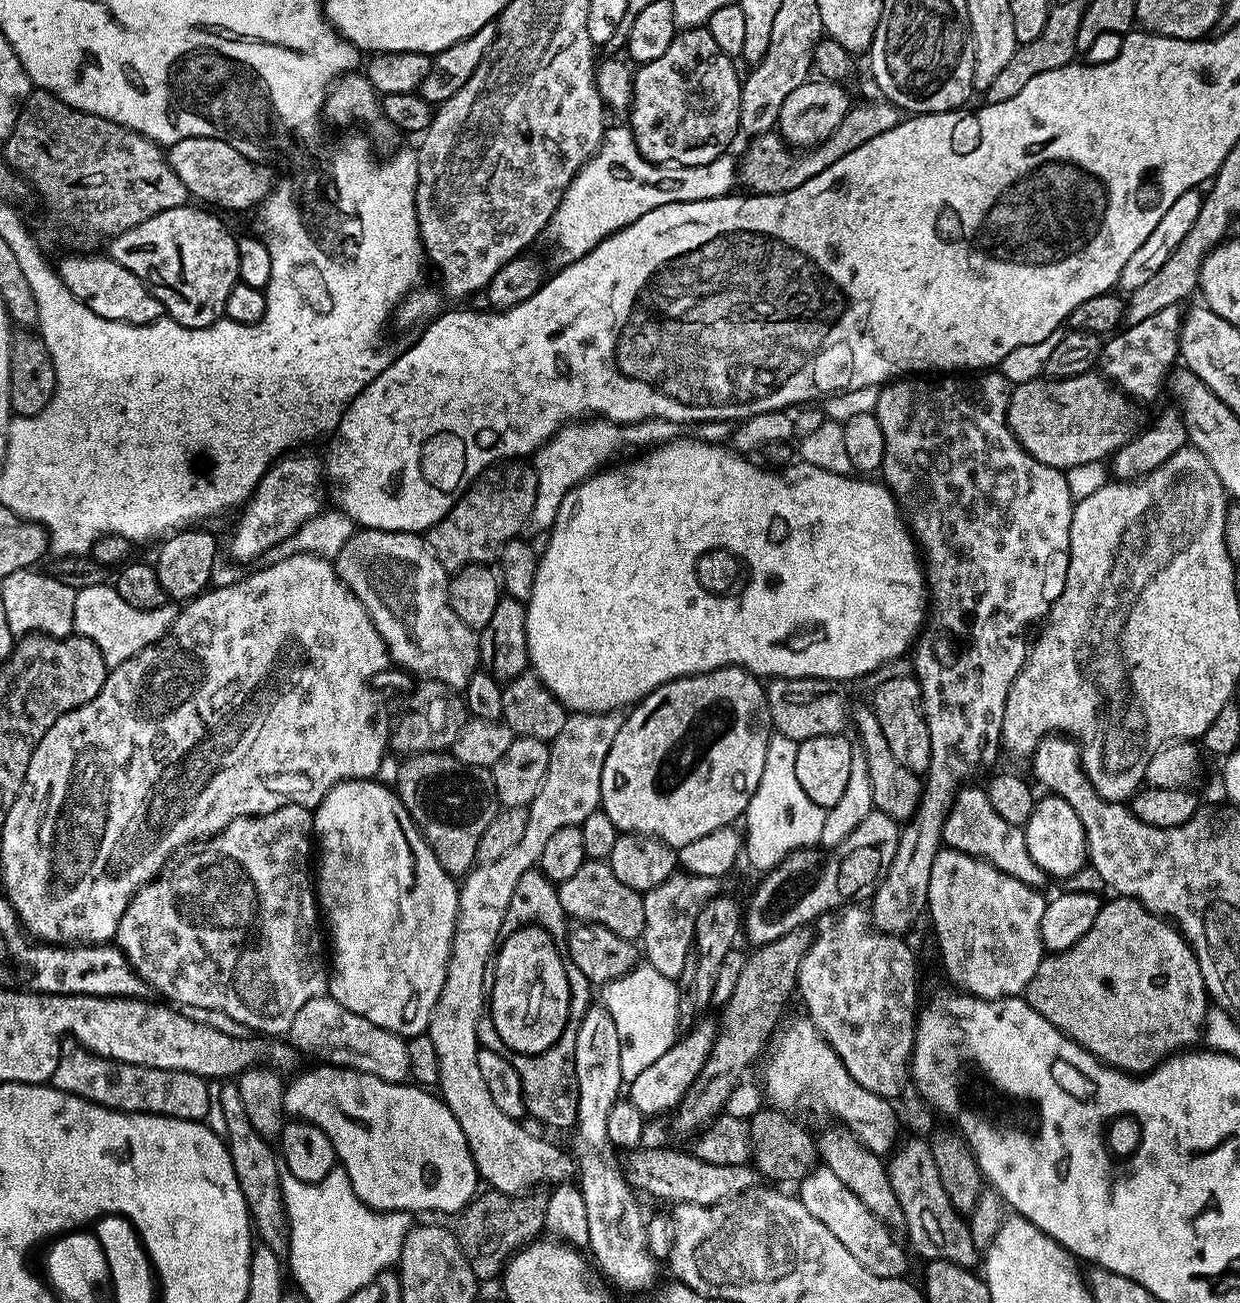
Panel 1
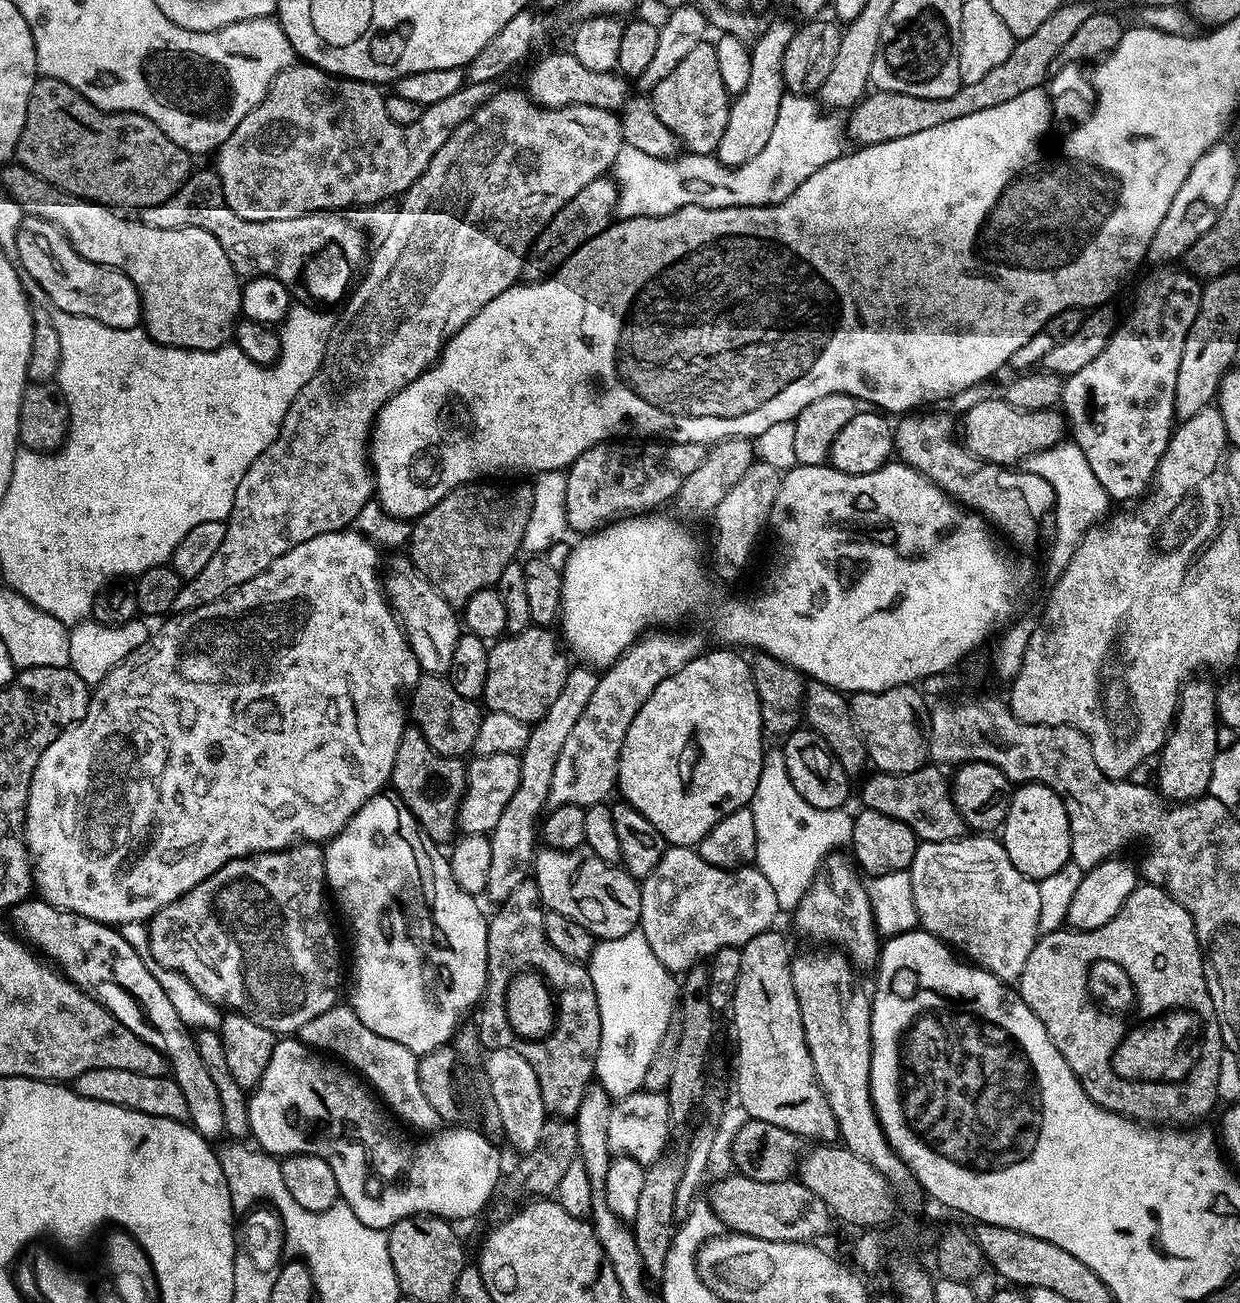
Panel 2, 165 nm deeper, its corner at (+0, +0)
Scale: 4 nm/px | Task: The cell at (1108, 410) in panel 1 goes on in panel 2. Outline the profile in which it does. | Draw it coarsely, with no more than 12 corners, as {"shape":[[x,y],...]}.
{"shape":[[980,400],[962,420],[979,460],[1016,466],[1066,436],[1059,411]]}

